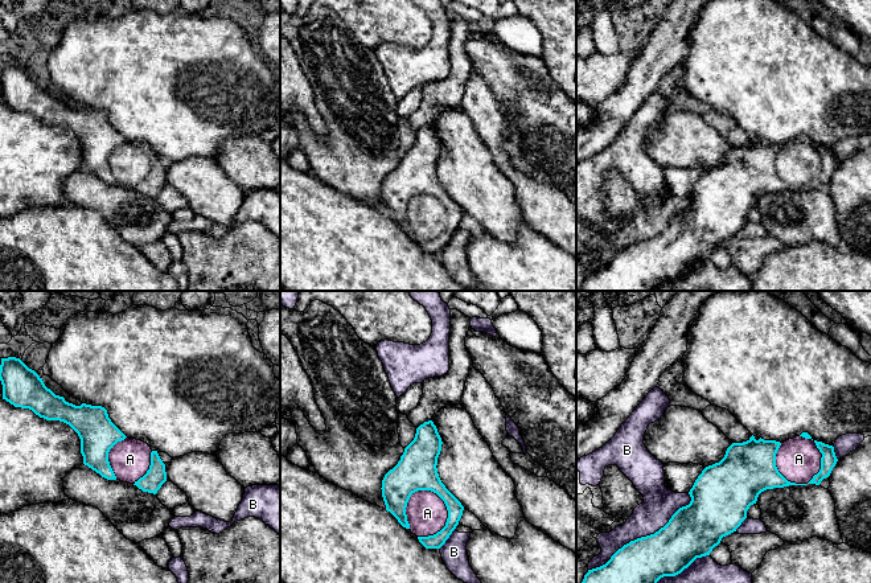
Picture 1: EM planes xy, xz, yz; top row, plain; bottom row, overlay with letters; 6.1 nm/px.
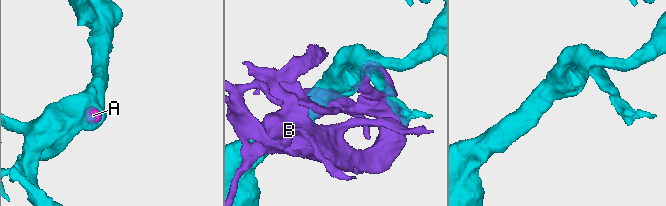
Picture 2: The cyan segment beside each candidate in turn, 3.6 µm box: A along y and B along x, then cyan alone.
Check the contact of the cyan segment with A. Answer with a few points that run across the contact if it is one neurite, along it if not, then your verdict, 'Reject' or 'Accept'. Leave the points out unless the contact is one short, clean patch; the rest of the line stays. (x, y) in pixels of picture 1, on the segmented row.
Accept

